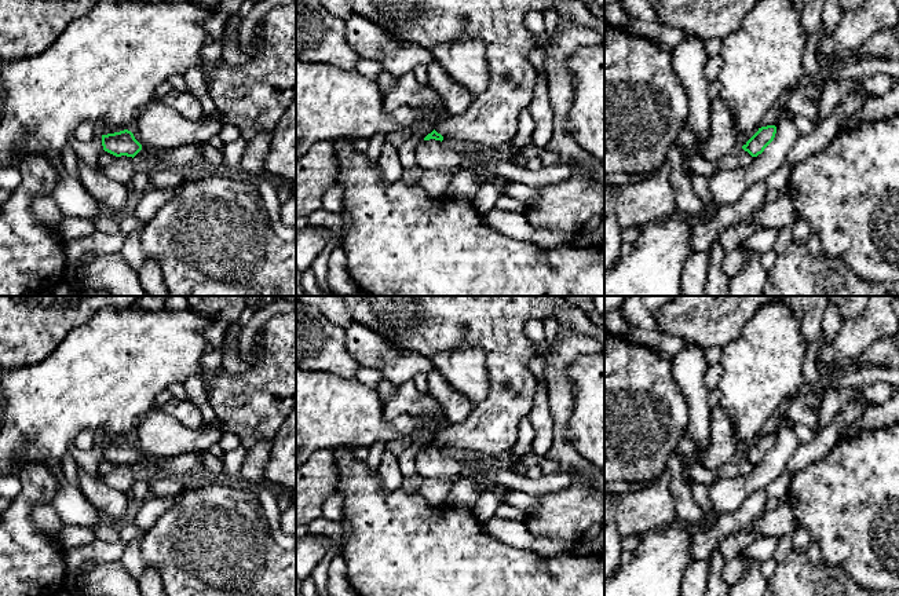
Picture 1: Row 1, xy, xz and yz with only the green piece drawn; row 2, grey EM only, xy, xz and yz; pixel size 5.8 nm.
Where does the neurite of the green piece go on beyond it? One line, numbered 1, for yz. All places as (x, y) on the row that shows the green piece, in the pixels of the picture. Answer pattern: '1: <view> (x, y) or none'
1: none

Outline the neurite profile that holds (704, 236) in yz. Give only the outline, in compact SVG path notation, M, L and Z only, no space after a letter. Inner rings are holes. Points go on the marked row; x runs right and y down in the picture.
M765 180L757 182L750 186L735 204L720 205L709 220L697 224L691 230L688 241L691 249L709 252L728 226L752 220L763 206L767 191Z

